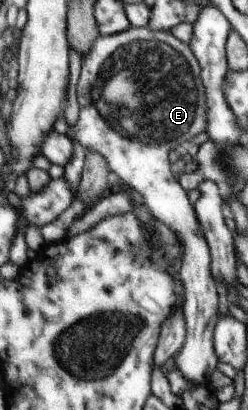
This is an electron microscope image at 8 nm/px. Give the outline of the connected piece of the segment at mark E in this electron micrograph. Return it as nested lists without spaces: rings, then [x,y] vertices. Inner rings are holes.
[[[131,27],[128,31],[122,32],[121,34],[114,34],[111,36],[100,36],[95,41],[94,47],[89,54],[84,55],[84,61],[82,61],[82,69],[80,71],[80,79],[77,85],[78,93],[78,104],[80,105],[80,117],[78,123],[74,126],[67,127],[66,134],[72,140],[81,143],[89,149],[99,151],[104,157],[107,157],[108,163],[111,166],[111,171],[118,175],[120,182],[124,183],[127,187],[134,188],[136,191],[142,193],[145,199],[145,205],[149,211],[163,221],[169,228],[172,228],[181,239],[185,258],[183,259],[183,268],[178,274],[183,279],[185,285],[185,304],[182,309],[187,321],[187,340],[186,345],[182,348],[182,351],[177,355],[175,365],[178,369],[188,378],[188,381],[194,383],[194,388],[202,388],[207,384],[210,384],[210,373],[214,369],[219,369],[218,364],[221,362],[215,348],[215,329],[217,323],[221,320],[220,317],[220,295],[218,295],[218,285],[216,285],[216,278],[212,271],[211,265],[213,262],[211,256],[211,247],[207,242],[207,238],[204,237],[199,217],[197,216],[195,205],[190,203],[188,199],[187,189],[180,183],[180,179],[177,178],[174,170],[182,162],[186,160],[186,146],[190,144],[190,141],[194,141],[194,137],[198,137],[200,133],[207,133],[207,119],[208,119],[208,100],[207,100],[207,89],[203,82],[201,65],[196,57],[192,46],[189,43],[183,42],[178,39],[172,32],[163,32],[158,30],[152,30],[150,27],[134,28]]]

